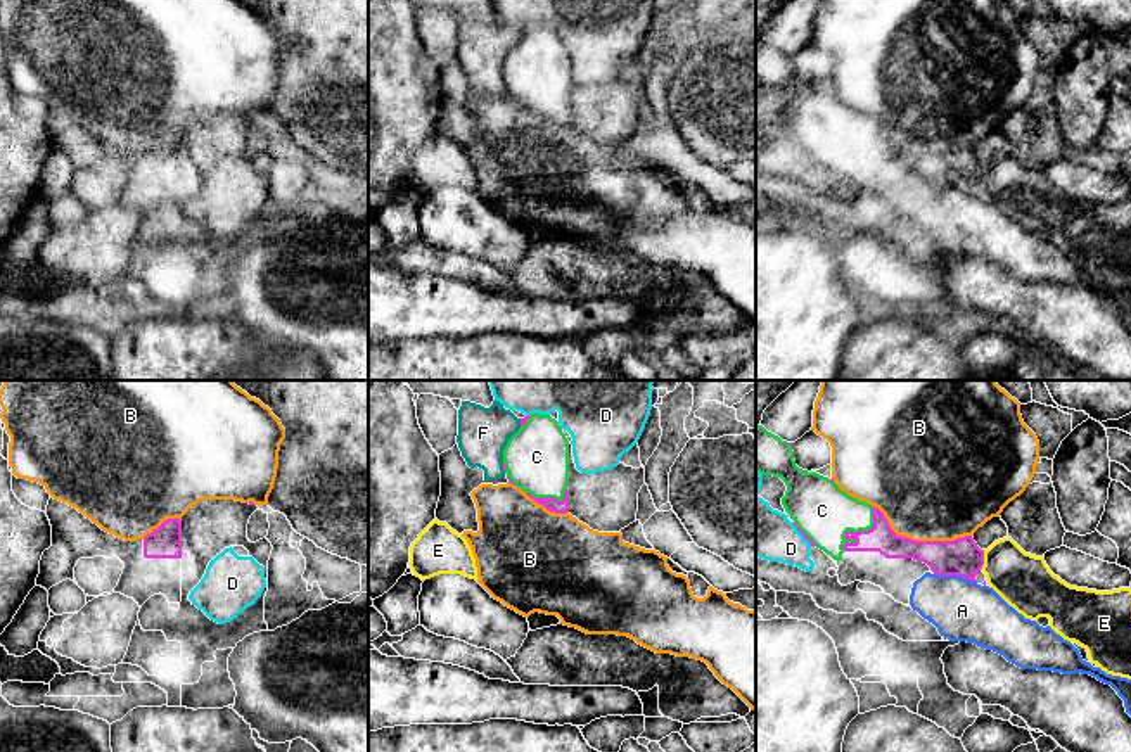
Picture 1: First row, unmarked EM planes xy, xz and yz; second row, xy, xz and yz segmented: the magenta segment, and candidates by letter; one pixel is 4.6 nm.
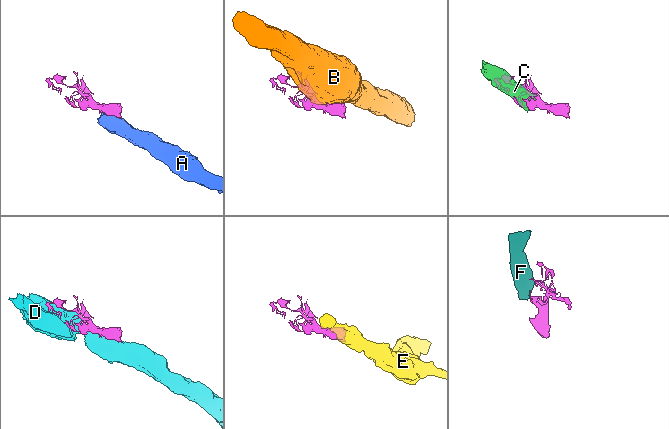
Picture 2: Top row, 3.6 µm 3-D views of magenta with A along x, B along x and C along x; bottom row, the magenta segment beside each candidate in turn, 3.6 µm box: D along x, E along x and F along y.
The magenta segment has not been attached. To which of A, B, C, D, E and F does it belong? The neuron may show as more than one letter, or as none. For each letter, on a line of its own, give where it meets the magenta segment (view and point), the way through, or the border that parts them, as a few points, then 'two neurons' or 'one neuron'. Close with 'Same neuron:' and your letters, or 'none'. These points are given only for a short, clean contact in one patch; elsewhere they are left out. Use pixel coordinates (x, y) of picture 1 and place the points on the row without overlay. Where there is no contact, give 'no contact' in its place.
A: meets magenta in yz at (955, 187); runs through yz (962, 170), (955, 177), (955, 187), (955, 216), (962, 223); one neuron
B: meets magenta in yz at (920, 154); two neurons
C: meets magenta in yz at (860, 144); one neuron
D: meets magenta in yz at (801, 146); two neurons
E: meets magenta in yz at (983, 173); border along yz (984, 163), (984, 177), (979, 182); two neurons
F: meets magenta in xz at (504, 80); border along xz (502, 76), (504, 83); two neurons
Same neuron: A, C

